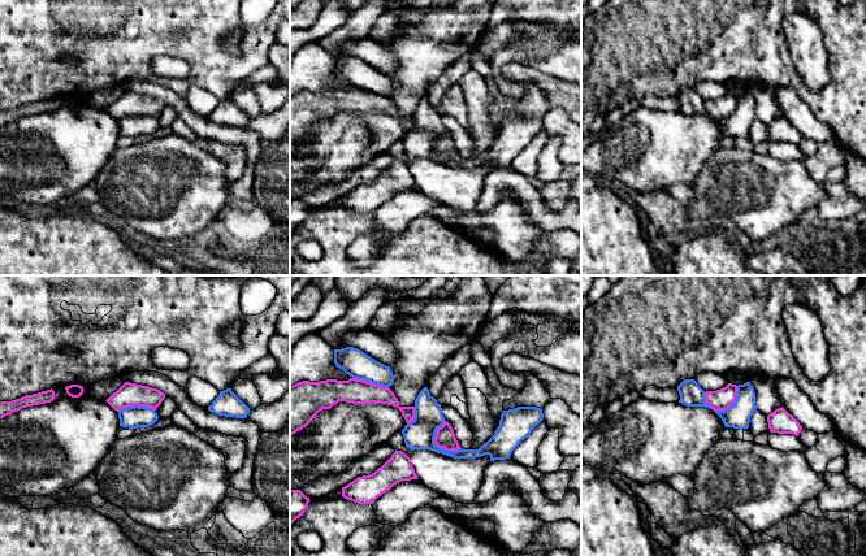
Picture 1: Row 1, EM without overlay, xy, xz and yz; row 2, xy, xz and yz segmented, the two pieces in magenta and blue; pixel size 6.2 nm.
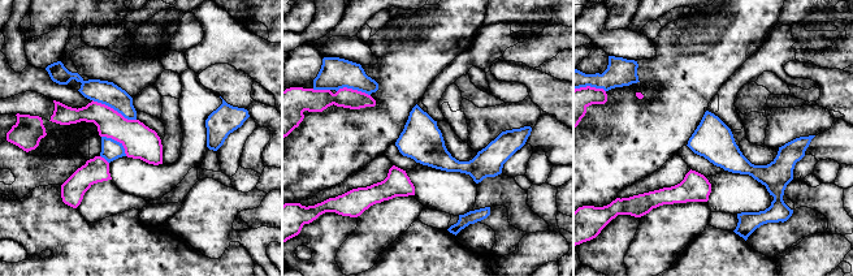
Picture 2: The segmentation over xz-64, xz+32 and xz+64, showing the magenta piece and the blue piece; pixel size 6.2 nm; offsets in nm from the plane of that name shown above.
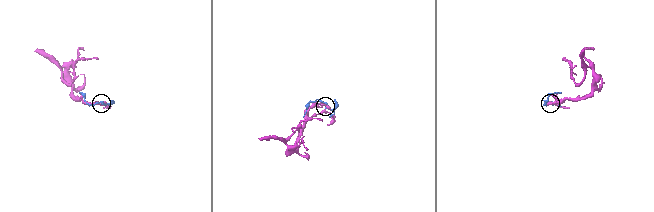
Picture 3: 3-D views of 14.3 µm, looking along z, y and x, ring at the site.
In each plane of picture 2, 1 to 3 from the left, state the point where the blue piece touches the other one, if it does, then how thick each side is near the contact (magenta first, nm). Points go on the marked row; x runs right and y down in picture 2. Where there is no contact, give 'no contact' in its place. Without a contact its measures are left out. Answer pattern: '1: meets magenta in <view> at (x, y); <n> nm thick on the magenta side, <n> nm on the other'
1: meets magenta in xz-64 at (113, 110); 200 nm thick on the magenta side, 140 nm on the other
2: meets magenta in xz+32 at (354, 90); 140 nm thick on the magenta side, 200 nm on the other
3: meets magenta in xz+64 at (589, 86); 170 nm thick on the magenta side, 180 nm on the other

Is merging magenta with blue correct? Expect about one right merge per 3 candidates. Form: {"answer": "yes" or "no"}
{"answer": "no"}

